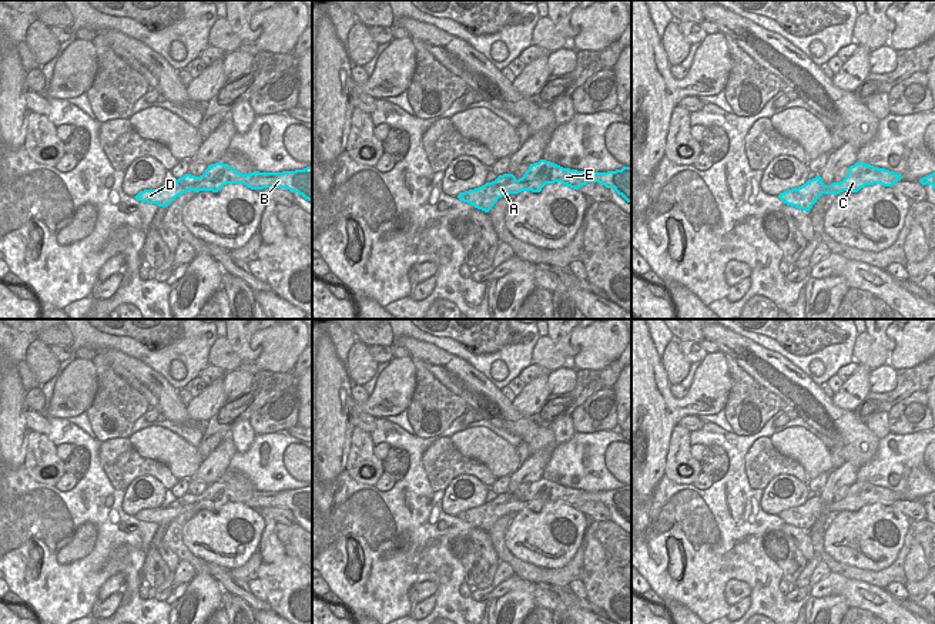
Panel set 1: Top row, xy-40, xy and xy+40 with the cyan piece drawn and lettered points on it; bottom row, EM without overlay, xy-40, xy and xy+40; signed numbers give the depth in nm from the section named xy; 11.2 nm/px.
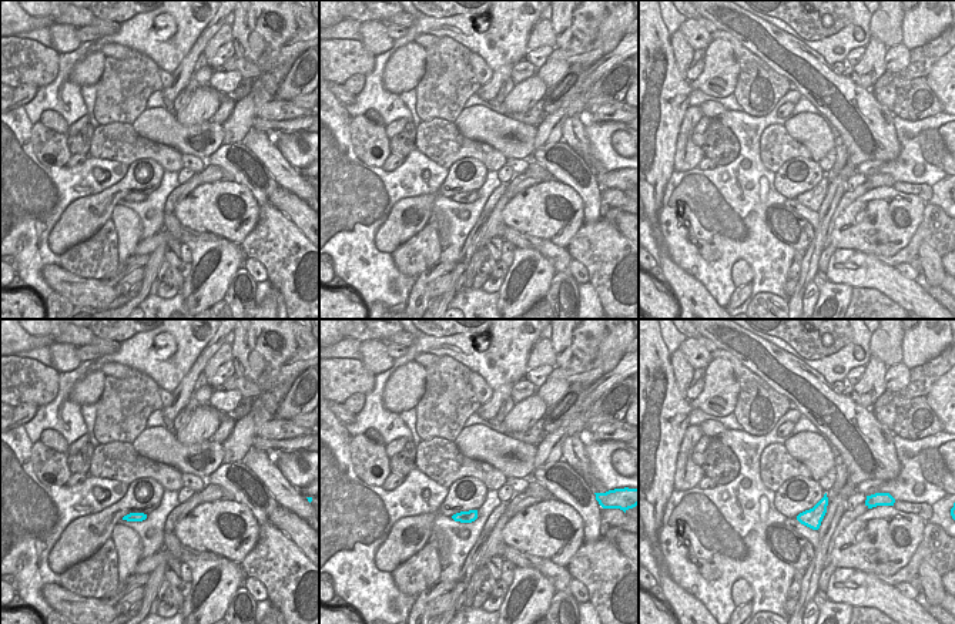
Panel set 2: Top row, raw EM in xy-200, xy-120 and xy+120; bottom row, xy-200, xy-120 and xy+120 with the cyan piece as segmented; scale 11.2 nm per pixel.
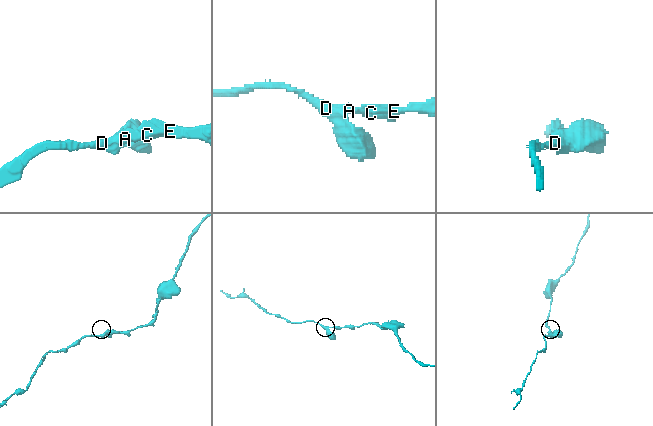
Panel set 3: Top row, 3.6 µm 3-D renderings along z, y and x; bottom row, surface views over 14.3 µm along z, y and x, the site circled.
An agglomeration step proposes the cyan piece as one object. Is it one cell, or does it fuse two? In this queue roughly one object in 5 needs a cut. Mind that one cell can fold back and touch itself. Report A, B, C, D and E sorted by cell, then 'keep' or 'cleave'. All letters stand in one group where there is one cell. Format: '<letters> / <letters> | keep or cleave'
A B C D E | keep

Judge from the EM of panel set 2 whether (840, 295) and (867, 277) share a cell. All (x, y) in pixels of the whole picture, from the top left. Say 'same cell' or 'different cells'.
different cells

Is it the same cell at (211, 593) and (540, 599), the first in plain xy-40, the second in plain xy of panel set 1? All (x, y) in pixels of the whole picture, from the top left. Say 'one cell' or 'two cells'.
two cells

